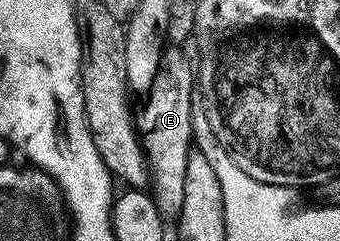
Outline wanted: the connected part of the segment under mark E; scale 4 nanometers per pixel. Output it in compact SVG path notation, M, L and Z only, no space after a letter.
M179 47L163 54L153 87L146 94L147 106L137 121L142 134L147 166L151 168L155 206L164 219L178 219L185 207L185 174L193 152L193 115L197 108L197 69Z

